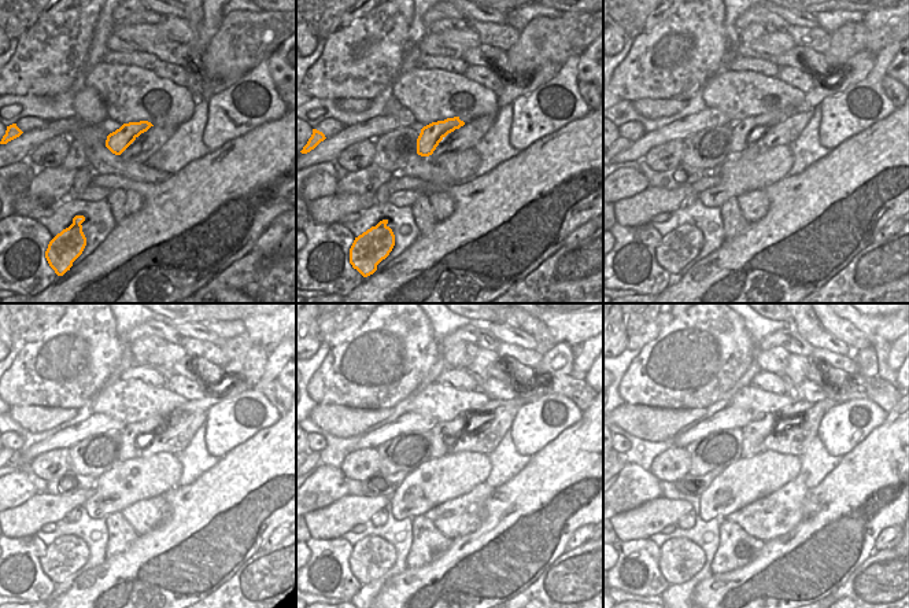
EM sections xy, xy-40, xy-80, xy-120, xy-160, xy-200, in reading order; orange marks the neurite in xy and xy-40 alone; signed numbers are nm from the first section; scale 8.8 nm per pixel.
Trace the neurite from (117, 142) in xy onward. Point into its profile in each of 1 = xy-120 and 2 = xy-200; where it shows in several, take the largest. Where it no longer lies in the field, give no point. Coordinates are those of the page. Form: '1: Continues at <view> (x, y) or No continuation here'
1: Continues at xy-120 (135, 433)
2: Continues at xy-200 (754, 435).

